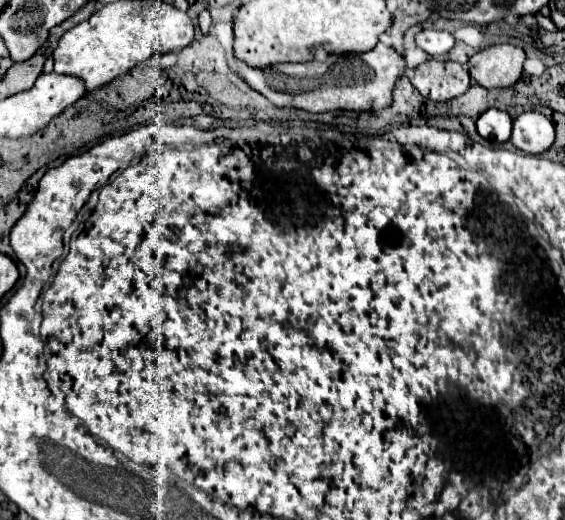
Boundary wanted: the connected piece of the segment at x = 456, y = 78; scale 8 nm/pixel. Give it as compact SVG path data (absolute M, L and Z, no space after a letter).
M430 60L412 72L410 82L424 98L430 98L436 102L446 102L446 100L458 98L468 92L470 74L458 62Z

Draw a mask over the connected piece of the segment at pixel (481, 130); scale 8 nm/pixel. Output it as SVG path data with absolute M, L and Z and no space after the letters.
M496 108L486 110L480 118L478 118L478 134L484 140L490 142L506 142L510 138L510 130L512 130L512 118Z

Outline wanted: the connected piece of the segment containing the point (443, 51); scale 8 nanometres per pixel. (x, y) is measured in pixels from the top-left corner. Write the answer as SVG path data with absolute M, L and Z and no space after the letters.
M422 30L416 34L416 44L434 58L444 58L454 46L454 36L446 30Z

